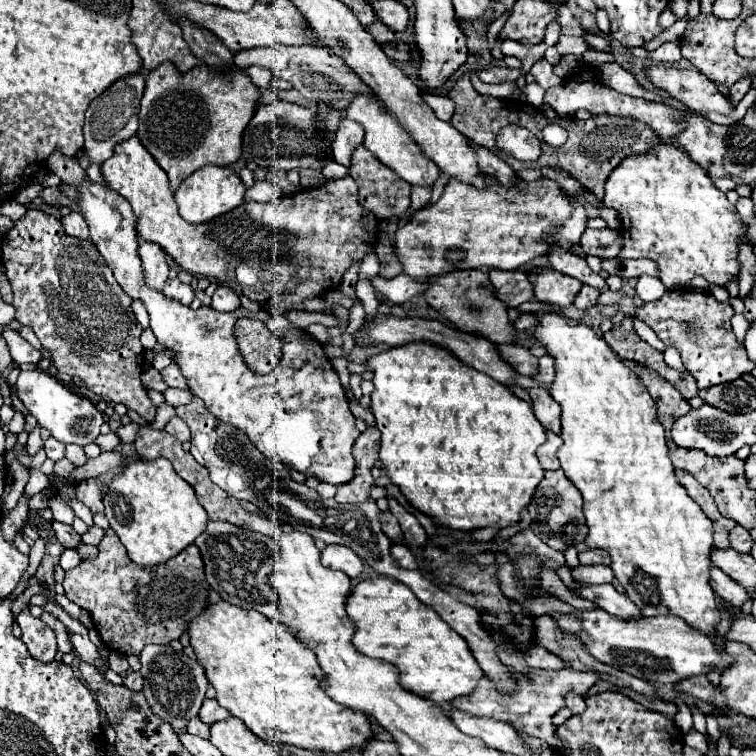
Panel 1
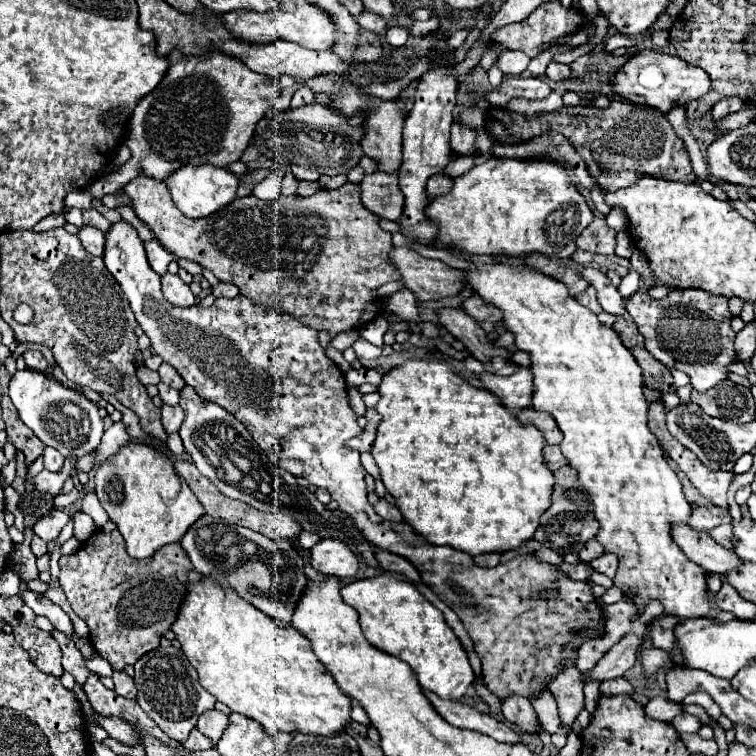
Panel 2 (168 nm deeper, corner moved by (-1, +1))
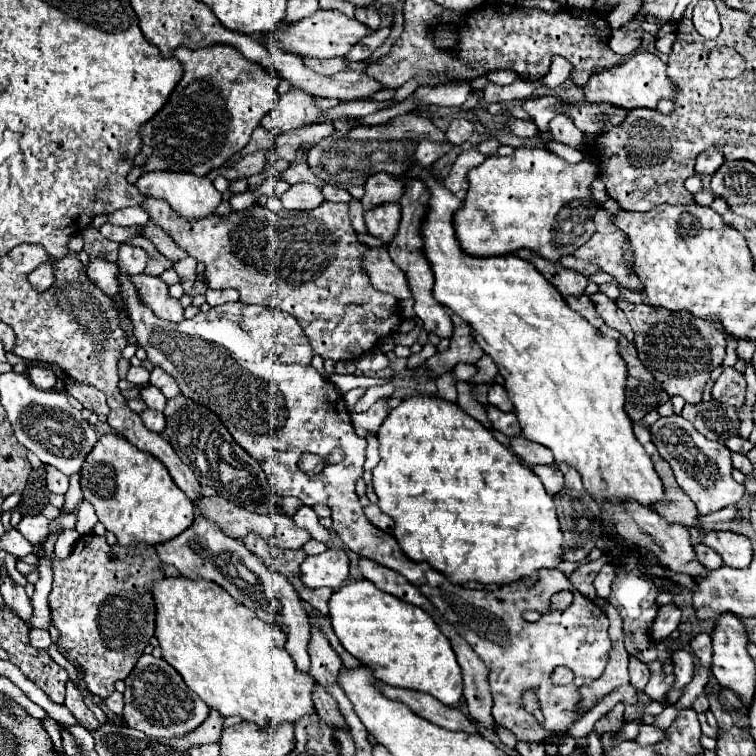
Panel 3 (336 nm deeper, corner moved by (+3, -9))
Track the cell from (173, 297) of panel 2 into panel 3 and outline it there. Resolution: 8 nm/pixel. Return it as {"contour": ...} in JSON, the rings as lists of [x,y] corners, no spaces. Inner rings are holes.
{"contour":[[[137,274],[133,276],[133,282],[139,290],[139,298],[143,304],[147,304],[157,318],[169,320],[169,322],[183,322],[183,306],[177,298],[169,294],[167,284],[159,276],[149,274]]]}

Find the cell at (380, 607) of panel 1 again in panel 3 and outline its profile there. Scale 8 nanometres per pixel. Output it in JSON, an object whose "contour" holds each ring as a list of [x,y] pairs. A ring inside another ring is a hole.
{"contour":[[[359,580],[333,592],[329,616],[343,648],[369,666],[377,680],[397,688],[427,692],[447,706],[455,706],[461,700],[463,678],[453,648],[433,618],[421,608],[385,594],[369,580]]]}

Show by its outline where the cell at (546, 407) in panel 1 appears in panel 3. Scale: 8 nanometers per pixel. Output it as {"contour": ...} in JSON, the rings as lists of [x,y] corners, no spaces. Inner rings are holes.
{"contour":[[[523,434],[511,438],[511,448],[529,466],[531,464],[553,464],[551,450],[545,446],[537,446],[537,442],[529,442]]]}

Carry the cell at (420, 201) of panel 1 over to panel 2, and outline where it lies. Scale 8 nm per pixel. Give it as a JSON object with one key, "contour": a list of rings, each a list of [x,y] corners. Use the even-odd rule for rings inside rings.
{"contour":[[[433,176],[429,182],[427,182],[427,196],[429,200],[433,200],[435,196],[443,196],[447,192],[451,192],[453,188],[453,180],[449,176]]]}

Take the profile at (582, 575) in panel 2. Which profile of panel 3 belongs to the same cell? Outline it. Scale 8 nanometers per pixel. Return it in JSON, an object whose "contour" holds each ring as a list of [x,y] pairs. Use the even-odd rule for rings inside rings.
{"contour":[[[601,556],[601,558],[595,560],[595,562],[581,564],[575,572],[569,574],[569,580],[571,580],[573,587],[586,598],[594,600],[597,595],[593,585],[593,580],[595,580],[597,572],[601,570],[601,566],[607,564],[607,562],[609,562],[609,558],[607,558],[607,556]]]}

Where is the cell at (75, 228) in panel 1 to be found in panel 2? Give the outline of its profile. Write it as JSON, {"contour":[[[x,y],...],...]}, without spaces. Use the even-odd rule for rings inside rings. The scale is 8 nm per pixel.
{"contour":[[[83,228],[79,232],[79,240],[85,246],[85,250],[93,256],[103,256],[105,252],[105,234],[97,228]]]}

